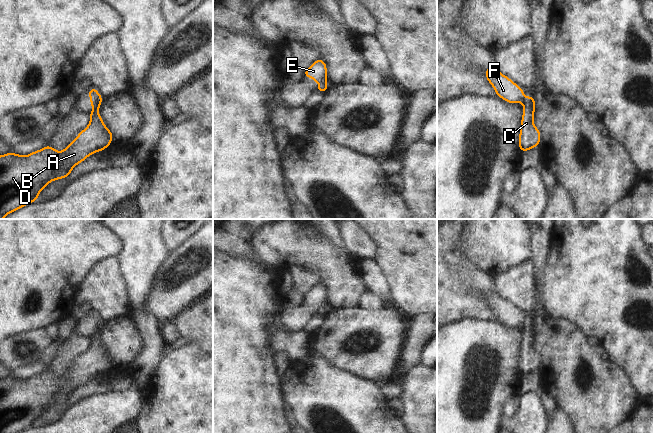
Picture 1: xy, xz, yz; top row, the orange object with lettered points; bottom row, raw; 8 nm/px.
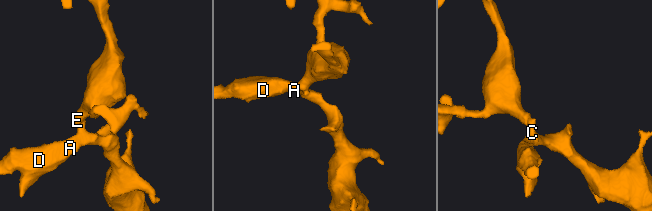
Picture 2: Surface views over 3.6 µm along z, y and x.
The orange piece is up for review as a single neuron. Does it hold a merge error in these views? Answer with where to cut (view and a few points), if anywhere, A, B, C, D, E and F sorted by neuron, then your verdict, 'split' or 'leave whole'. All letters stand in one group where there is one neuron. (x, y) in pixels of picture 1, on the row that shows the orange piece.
xy (102, 98), (96, 99), (93, 107) | A B C D / E F | split

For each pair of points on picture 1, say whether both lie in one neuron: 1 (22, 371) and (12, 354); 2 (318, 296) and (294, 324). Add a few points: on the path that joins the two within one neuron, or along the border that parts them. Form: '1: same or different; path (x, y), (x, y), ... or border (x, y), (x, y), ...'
1: different; border (39, 357), (12, 370)
2: same; path (311, 303), (298, 317)

